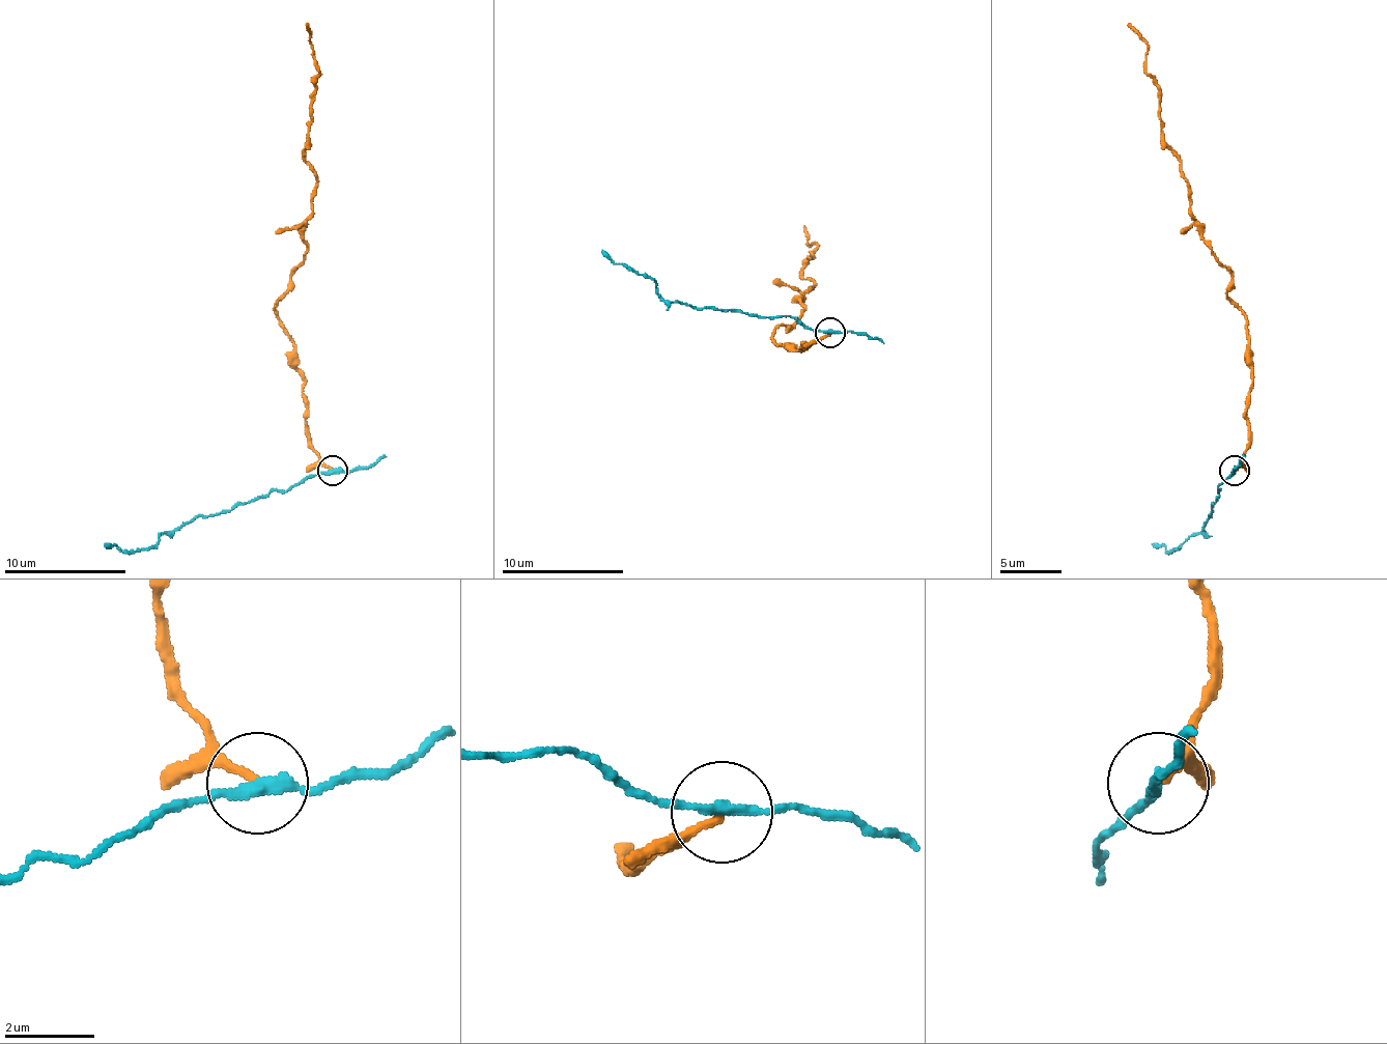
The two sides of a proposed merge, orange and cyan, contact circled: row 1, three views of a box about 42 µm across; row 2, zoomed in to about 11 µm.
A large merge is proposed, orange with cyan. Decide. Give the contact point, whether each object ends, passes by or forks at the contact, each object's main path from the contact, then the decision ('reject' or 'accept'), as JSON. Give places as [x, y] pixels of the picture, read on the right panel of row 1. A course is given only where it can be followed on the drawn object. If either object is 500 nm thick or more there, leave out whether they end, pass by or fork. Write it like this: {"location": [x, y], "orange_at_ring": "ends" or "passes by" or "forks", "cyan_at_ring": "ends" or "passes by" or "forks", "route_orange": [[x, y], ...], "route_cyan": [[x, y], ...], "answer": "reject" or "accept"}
{"location": [1235, 470], "orange_at_ring": "ends", "cyan_at_ring": "passes by", "route_orange": [[1235, 471], [1250, 339], [1164, 140], [1147, 43], [1128, 24]], "route_cyan": [[1235, 471], [1217, 489], [1220, 489], [1205, 529], [1170, 551], [1153, 544]], "answer": "reject"}

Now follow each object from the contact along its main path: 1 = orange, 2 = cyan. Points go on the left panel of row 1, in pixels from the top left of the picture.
1: (333, 471), (309, 441), (303, 373), (275, 309), (306, 254), (312, 214), (306, 152), (318, 71), (306, 24)
2: (333, 471), (312, 474), (290, 489), (272, 489), (162, 532), (149, 547), (129, 551), (104, 544)

